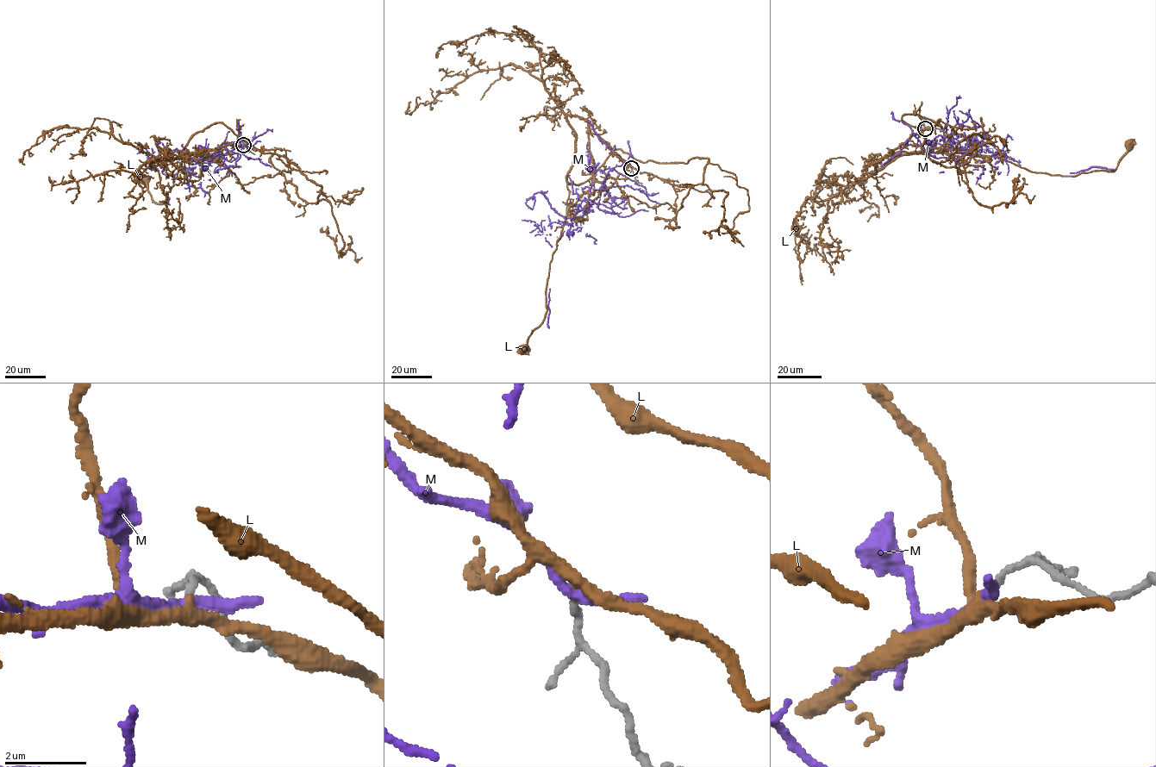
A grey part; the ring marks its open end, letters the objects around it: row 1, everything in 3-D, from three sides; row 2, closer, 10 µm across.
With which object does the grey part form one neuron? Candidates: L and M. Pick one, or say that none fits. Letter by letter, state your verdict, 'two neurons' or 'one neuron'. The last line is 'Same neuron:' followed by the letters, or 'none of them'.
L: one neuron
M: two neurons
Same neuron: L

